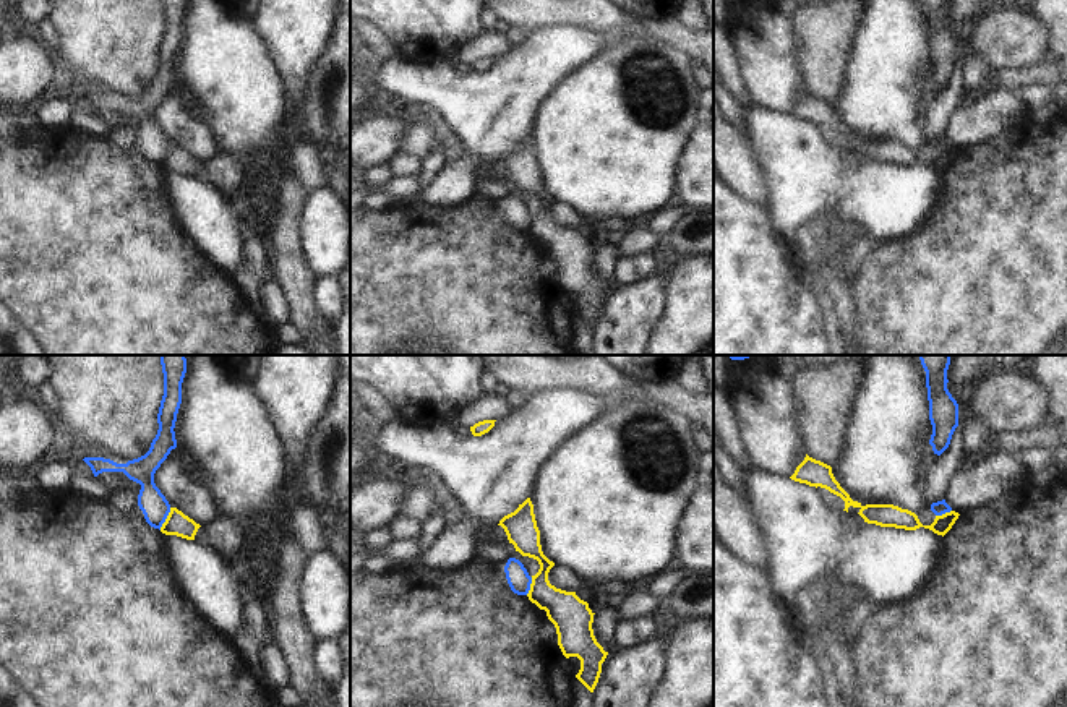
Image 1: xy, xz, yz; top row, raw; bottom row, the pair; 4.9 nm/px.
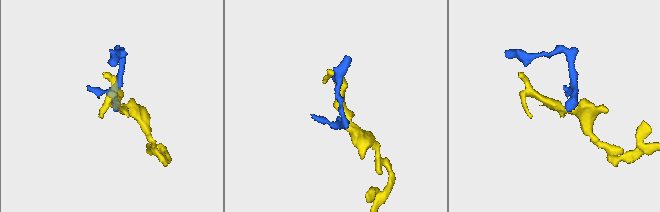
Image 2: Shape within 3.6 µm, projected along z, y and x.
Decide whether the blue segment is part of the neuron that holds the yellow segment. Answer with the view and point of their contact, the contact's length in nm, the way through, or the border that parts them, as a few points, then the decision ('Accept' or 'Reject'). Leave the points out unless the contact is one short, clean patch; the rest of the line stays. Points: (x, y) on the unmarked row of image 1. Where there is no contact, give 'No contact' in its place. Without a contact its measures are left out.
Touches yellow at xy (166, 156). Shared border 130 nm. Boundary: xy (171, 145), (159, 166). Reject

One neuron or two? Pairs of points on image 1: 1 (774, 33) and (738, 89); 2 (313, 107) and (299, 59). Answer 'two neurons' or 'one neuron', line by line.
1: two neurons
2: two neurons

